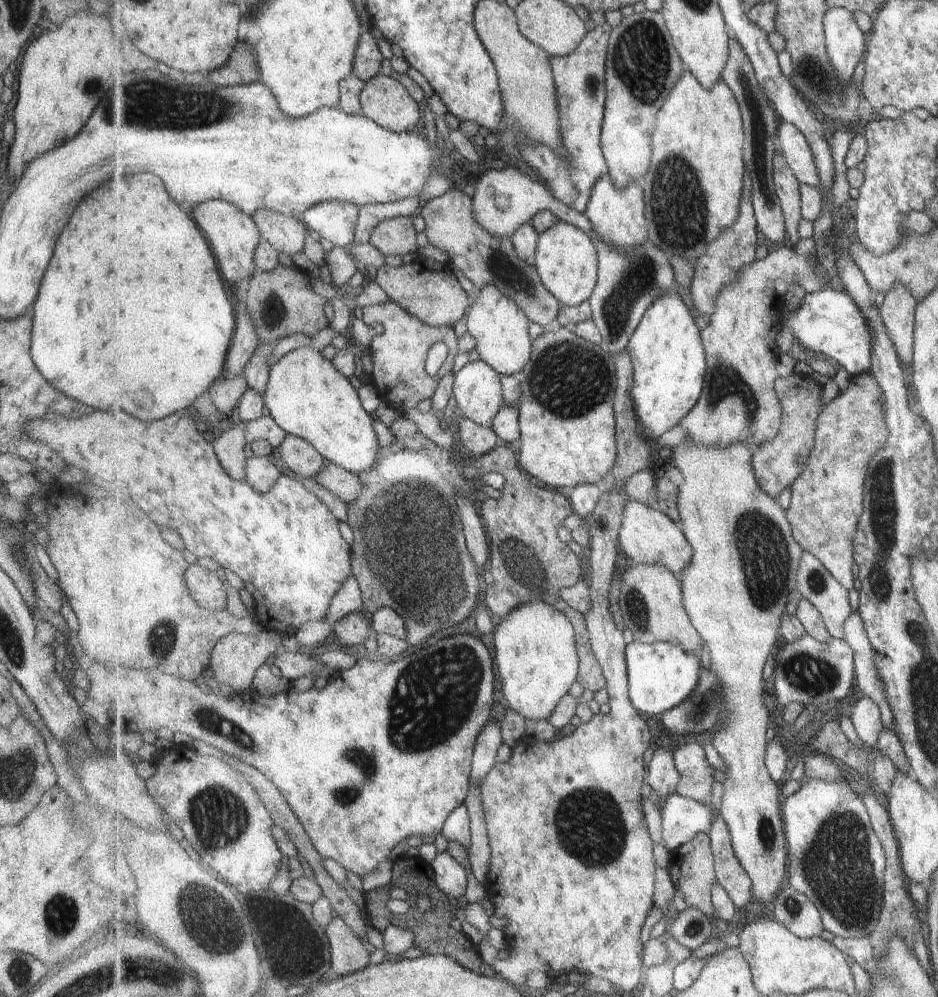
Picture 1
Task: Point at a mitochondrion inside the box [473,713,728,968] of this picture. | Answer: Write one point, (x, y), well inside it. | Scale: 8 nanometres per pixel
(591, 827)

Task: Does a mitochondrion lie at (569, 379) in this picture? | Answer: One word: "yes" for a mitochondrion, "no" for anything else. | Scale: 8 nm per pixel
yes

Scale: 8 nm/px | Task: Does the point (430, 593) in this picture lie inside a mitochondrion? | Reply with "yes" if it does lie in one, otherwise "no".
yes

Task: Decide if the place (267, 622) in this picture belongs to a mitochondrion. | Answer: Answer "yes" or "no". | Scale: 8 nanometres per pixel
no

